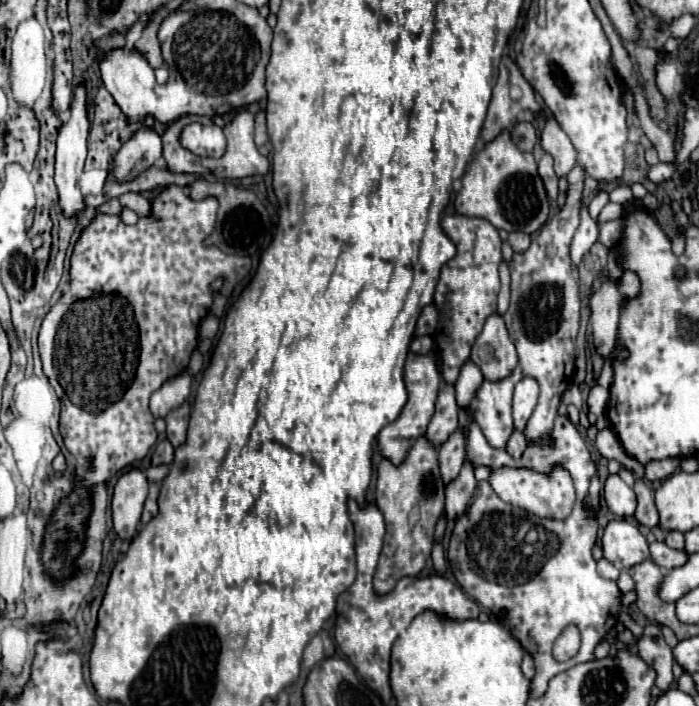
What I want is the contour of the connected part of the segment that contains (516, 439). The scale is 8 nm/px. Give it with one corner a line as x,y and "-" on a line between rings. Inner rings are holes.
514,430
514,434
510,436
510,440
508,440
508,446
506,446
506,452
512,456
512,458
520,458
522,456
522,452
526,450
526,438
524,438
524,434
522,432
516,432

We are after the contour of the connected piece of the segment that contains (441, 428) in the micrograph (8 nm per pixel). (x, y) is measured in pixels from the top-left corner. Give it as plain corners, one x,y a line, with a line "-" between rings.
444,384
440,388
438,400
436,400
436,412
428,424
426,436
434,440
434,444
444,444
448,436
458,428
458,404
456,404
456,392
454,386

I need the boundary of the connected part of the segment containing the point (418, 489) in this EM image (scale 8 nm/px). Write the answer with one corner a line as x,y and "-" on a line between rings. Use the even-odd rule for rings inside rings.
420,436
412,444
402,464
394,466
388,458
380,462
376,482
376,506
384,516
386,536
378,562
378,572
374,576
376,592
390,592
400,578
420,574
426,560
430,558
434,526
444,510
444,490
446,484
440,476
438,448
432,442
428,442
426,436
-
414,508
418,512
418,520
412,520

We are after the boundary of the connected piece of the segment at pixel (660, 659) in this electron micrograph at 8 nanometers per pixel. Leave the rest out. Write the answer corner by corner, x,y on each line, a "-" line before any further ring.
658,624
644,626
642,636
638,638
638,654
656,670
656,686
658,688
670,688
674,676
672,676
672,648
664,642
662,632

